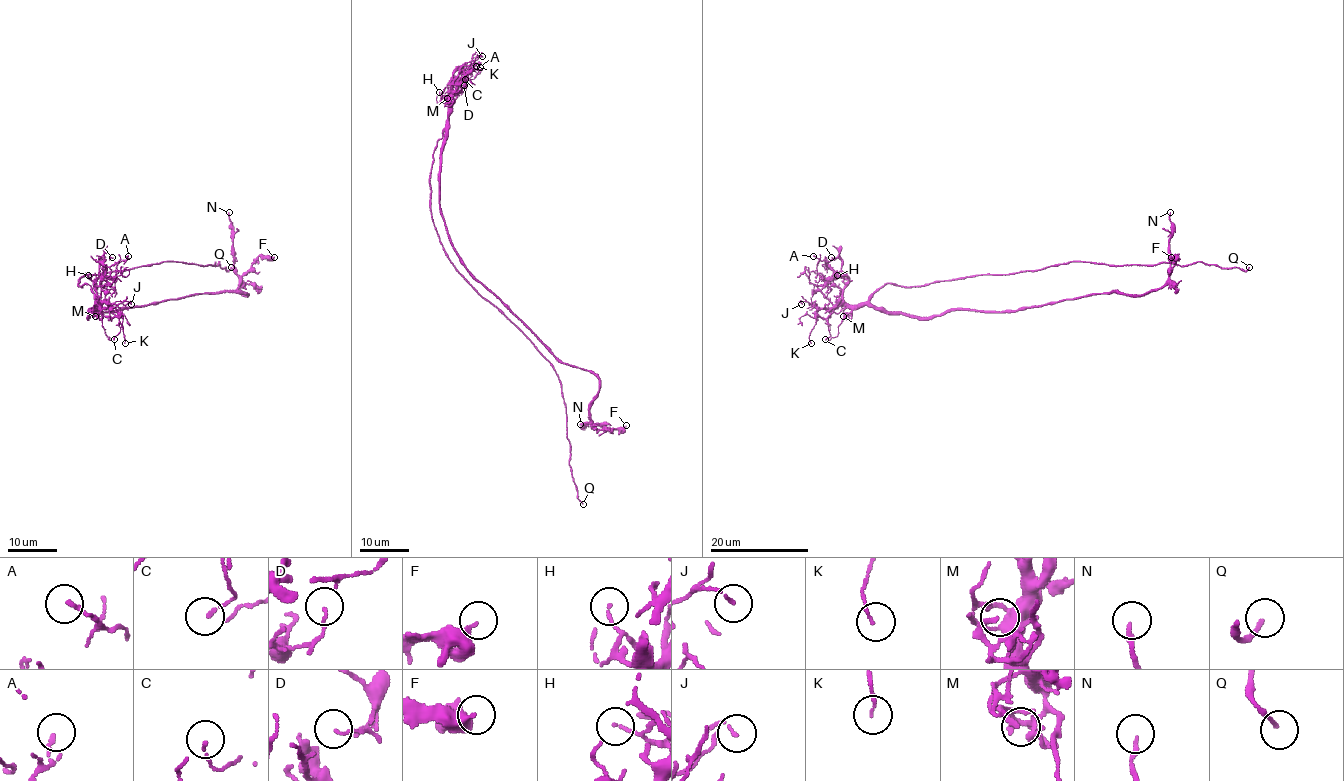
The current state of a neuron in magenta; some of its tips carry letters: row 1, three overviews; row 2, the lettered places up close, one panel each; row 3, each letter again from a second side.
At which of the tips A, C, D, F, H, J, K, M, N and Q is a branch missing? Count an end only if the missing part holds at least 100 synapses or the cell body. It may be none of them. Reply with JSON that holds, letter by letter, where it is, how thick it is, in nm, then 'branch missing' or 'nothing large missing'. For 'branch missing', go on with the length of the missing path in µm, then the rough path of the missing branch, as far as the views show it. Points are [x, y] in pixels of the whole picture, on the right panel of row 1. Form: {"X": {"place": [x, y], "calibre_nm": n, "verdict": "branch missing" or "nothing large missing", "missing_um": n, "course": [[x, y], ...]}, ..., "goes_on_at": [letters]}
{"A": {"place": [813, 256], "calibre_nm": 160, "verdict": "nothing large missing"}, "C": {"place": [825, 339], "calibre_nm": 70, "verdict": "nothing large missing"}, "D": {"place": [831, 257], "calibre_nm": 80, "verdict": "nothing large missing"}, "F": {"place": [1171, 257], "calibre_nm": 320, "verdict": "nothing large missing"}, "H": {"place": [837, 275], "calibre_nm": 100, "verdict": "nothing large missing"}, "J": {"place": [801, 304], "calibre_nm": 100, "verdict": "nothing large missing"}, "K": {"place": [811, 343], "calibre_nm": 80, "verdict": "nothing large missing"}, "M": {"place": [843, 316], "calibre_nm": 200, "verdict": "nothing large missing"}, "N": {"place": [1170, 212], "calibre_nm": 180, "verdict": "nothing large missing"}, "Q": {"place": [1249, 267], "calibre_nm": 140, "verdict": "branch missing", "missing_um": 20, "course": [[1249, 267], [1249, 247], [1256, 245], [1262, 253], [1262, 264]]}, "goes_on_at": ["Q"]}

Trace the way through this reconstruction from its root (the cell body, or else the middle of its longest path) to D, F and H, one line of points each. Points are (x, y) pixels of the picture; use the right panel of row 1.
D: (869, 301), (848, 305), (843, 300), (848, 277), (841, 269), (842, 259), (838, 253), (837, 257), (831, 257)
F: (869, 301), (890, 312), (935, 317), (954, 310), (1017, 311), (1112, 291), (1145, 295), (1166, 281), (1171, 257)
H: (869, 301), (848, 305), (843, 300), (848, 280), (837, 275)

